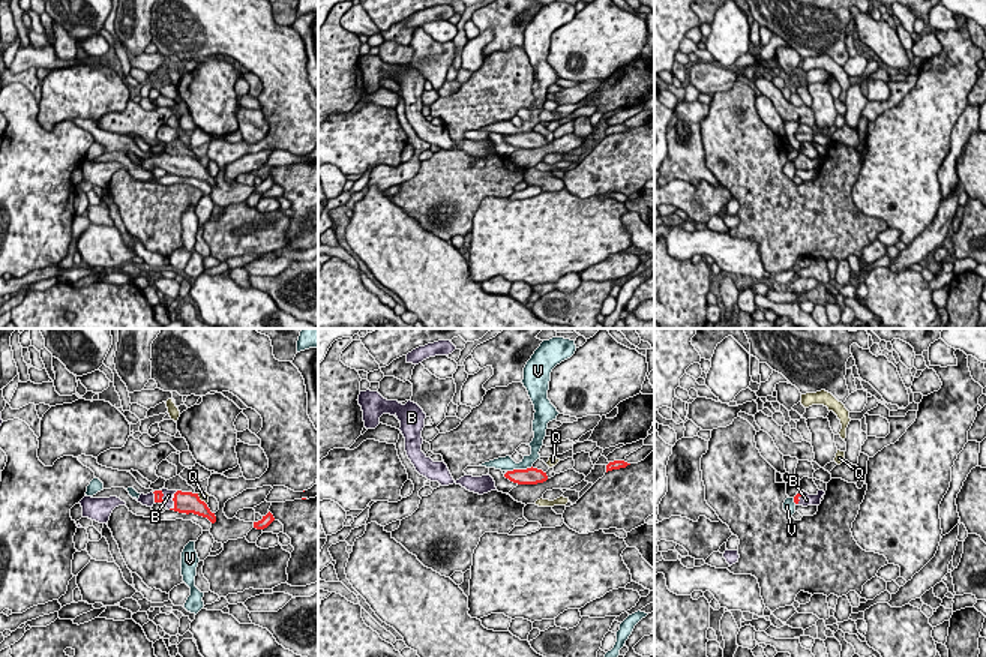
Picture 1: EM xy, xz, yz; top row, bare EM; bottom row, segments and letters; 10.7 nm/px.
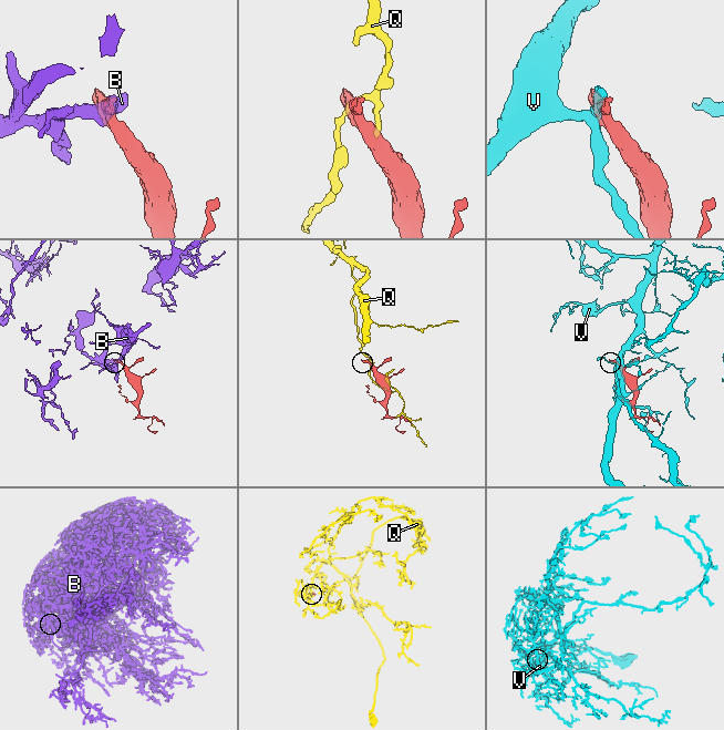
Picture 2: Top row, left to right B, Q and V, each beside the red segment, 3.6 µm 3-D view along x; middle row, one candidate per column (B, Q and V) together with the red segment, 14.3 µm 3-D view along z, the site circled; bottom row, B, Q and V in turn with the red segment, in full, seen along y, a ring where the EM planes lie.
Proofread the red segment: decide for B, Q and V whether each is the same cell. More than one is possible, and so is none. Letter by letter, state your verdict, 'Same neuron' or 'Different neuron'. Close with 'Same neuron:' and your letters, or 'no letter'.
B: Same neuron
Q: Different neuron
V: Different neuron
Same neuron: B

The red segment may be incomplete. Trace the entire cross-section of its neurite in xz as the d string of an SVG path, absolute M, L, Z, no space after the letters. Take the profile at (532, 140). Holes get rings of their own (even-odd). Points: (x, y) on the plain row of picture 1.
M533 130L527 134L507 135L504 141L518 148L537 148L548 144L546 136Z

